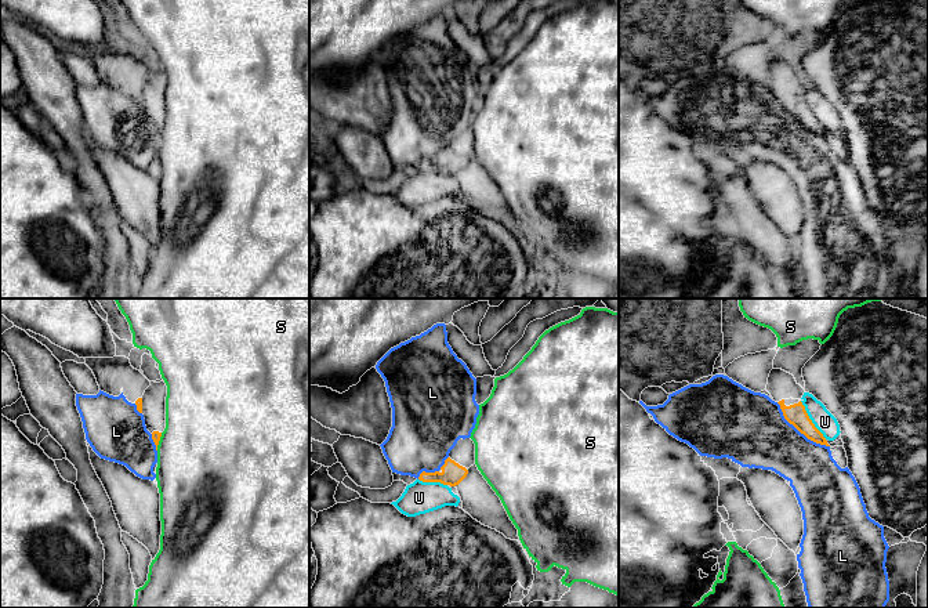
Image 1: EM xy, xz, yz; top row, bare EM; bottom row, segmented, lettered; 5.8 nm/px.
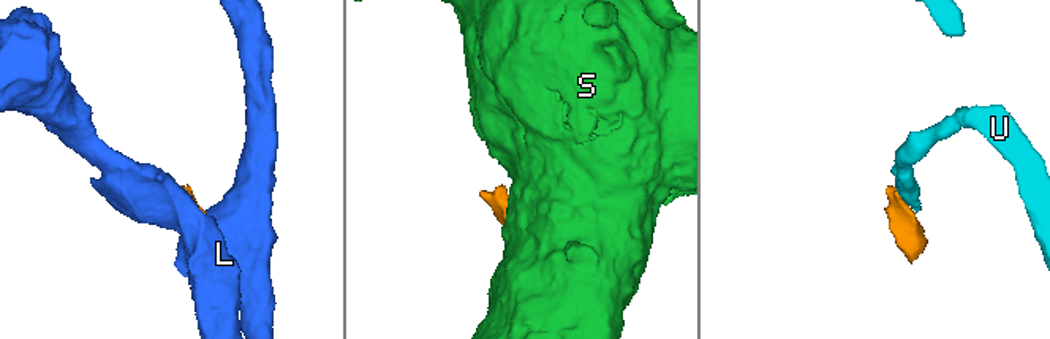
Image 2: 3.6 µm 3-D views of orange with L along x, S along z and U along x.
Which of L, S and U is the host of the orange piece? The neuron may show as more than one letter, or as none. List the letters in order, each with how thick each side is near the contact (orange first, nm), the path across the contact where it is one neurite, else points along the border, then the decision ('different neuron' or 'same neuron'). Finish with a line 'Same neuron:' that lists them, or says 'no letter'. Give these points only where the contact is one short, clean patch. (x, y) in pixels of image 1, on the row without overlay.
L: 120 nm thick on the orange side, 380 nm on the other; different neuron
S: 50 nm thick on the orange side, 480 nm on the other; different neuron
U: 120 nm thick on the orange side, 120 nm on the other; border along yz (800, 91), (814, 116), (826, 129); different neuron
Same neuron: no letter

